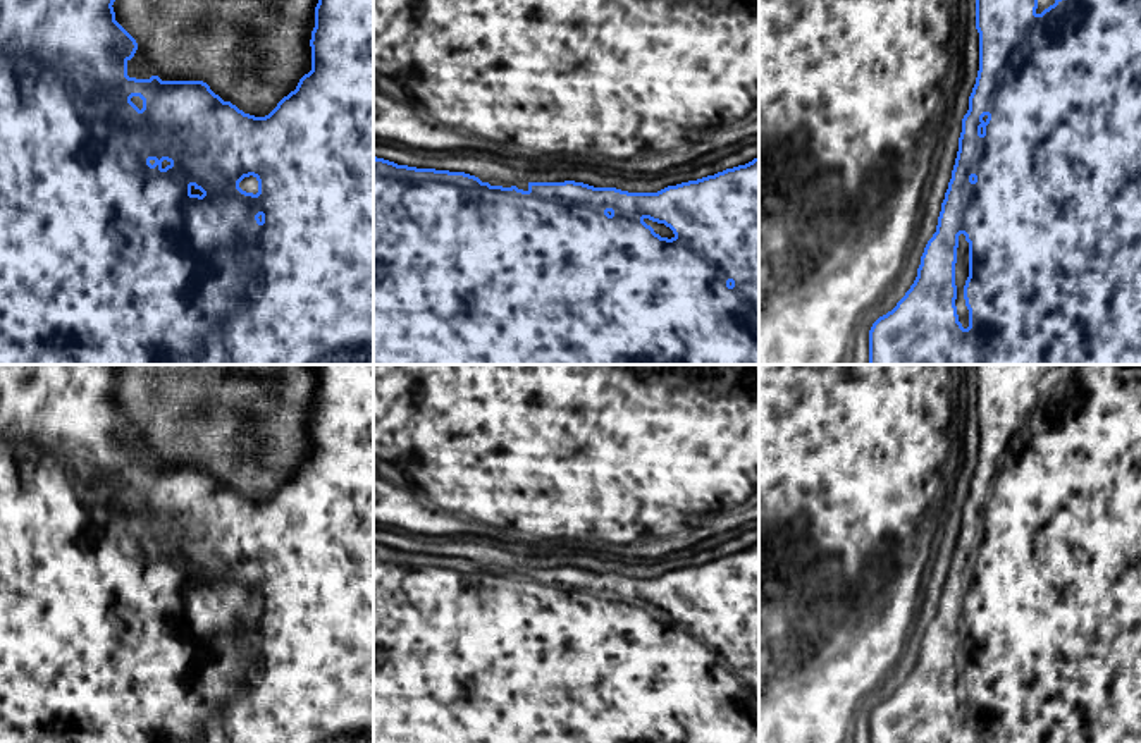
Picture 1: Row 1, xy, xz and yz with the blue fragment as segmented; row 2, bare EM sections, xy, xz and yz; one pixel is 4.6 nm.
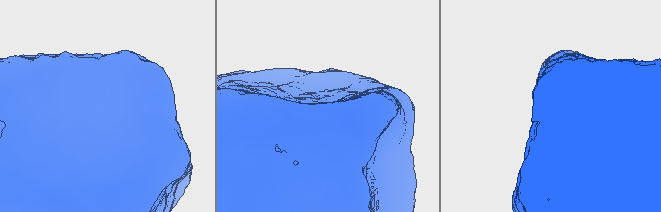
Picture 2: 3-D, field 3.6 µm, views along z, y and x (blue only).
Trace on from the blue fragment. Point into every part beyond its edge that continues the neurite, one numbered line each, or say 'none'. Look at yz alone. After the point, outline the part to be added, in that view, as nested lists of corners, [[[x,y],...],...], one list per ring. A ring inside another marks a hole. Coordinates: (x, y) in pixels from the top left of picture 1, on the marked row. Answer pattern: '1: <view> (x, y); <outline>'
1: yz (962, 251); [[[959,236],[959,248],[957,248],[957,263],[955,263],[955,286],[957,286],[957,315],[959,322],[964,329],[969,327],[969,310],[965,306],[964,299],[964,286],[969,277],[969,243],[965,241],[965,236]]]

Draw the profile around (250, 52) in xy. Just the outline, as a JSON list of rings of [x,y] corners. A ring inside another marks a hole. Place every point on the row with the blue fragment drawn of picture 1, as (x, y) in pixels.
[[[115,0],[115,21],[136,40],[138,50],[127,60],[127,76],[136,79],[150,79],[158,76],[162,81],[203,81],[224,101],[231,101],[244,114],[255,117],[268,115],[277,103],[296,89],[299,79],[311,71],[311,31],[315,28],[315,7],[318,0]]]

